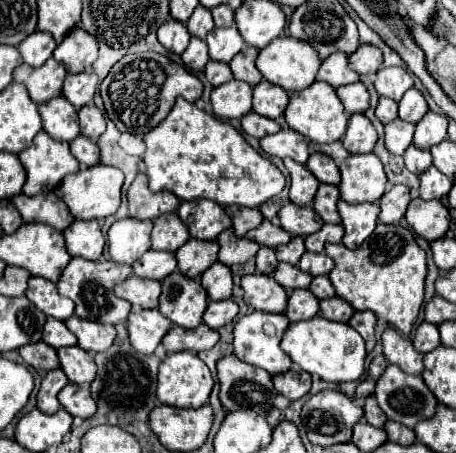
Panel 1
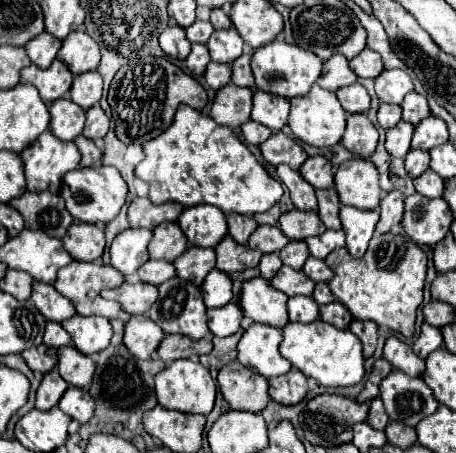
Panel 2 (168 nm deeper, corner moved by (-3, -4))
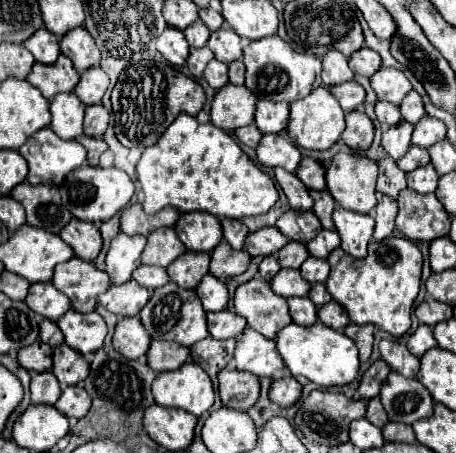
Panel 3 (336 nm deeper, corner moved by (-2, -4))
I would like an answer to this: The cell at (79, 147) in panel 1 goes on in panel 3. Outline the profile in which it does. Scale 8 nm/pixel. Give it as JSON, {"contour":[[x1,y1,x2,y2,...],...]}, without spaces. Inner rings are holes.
{"contour":[[81,134,77,140,79,140,79,142,85,146,85,150,87,150,87,164,89,164,89,166,97,166,101,152,107,150,107,142,105,142,103,138,93,138,93,136,85,136,85,134]]}

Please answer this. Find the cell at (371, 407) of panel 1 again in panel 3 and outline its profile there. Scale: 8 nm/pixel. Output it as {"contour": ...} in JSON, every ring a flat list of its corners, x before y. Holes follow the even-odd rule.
{"contour":[[373,398,373,400,369,402,365,418,367,418,371,424,379,426,379,428,383,428,383,426,387,424,387,414,385,414,385,410,383,410,383,406,381,406,381,400,379,400,379,398]]}

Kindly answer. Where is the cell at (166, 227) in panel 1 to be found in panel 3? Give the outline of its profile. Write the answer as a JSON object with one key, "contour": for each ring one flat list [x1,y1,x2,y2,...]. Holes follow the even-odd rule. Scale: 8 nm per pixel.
{"contour":[[159,228,147,236,147,246,141,254,141,262,167,268,185,250,187,248,183,248,183,242,175,236,173,228]]}

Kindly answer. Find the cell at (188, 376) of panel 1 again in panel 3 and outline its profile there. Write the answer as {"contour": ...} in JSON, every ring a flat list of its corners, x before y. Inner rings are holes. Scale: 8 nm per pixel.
{"contour":[[195,362,157,374,153,382,155,402,169,408,183,408,193,416,201,416,213,406,213,384,205,370]]}

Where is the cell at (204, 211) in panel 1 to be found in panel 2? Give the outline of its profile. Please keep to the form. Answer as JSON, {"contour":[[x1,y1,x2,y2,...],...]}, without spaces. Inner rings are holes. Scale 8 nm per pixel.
{"contour":[[198,204,194,208,184,208,178,218,188,242,200,248,216,248,218,242,228,234,228,224,224,212,216,206]]}

